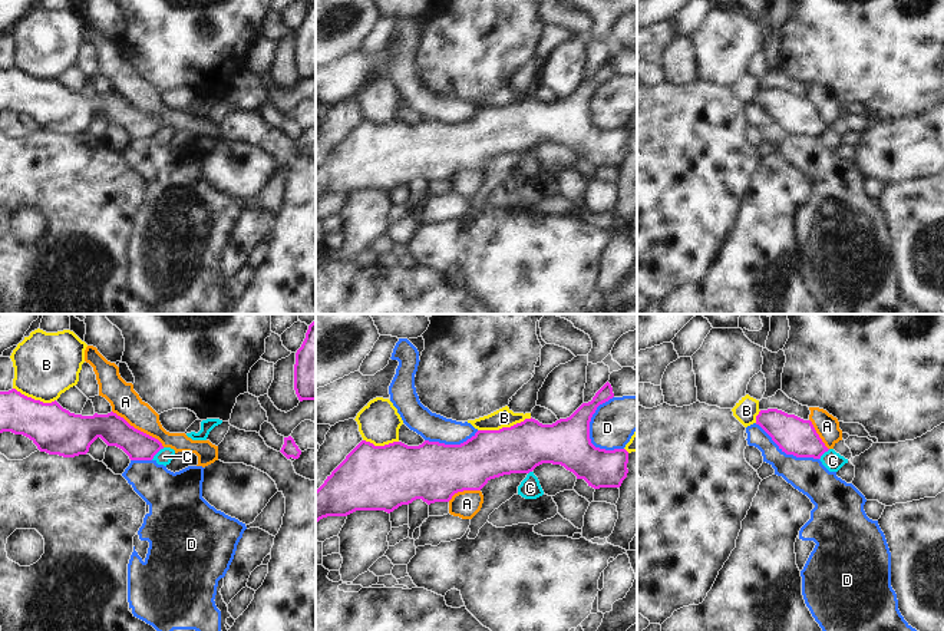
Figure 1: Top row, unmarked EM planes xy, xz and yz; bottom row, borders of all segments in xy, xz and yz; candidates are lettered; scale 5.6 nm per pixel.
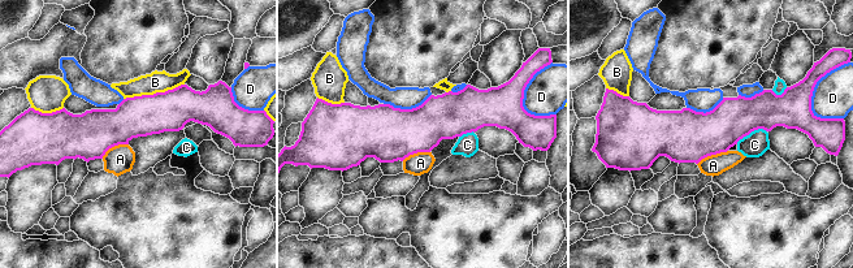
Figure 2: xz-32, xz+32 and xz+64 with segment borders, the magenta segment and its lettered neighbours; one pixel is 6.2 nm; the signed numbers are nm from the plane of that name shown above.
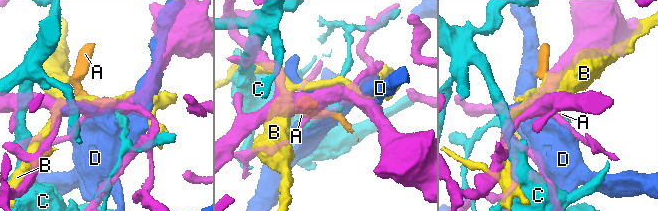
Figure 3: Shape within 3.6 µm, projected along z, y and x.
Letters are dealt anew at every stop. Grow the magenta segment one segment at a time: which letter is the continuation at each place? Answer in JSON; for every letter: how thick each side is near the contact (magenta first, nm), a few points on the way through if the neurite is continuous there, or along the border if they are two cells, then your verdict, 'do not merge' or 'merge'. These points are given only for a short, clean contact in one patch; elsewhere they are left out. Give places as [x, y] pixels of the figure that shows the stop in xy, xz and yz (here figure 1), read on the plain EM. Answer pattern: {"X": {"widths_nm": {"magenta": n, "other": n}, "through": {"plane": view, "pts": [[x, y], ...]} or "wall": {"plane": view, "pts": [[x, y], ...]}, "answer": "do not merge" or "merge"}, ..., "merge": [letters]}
{"A": {"widths_nm": {"magenta": 170, "other": 170}, "answer": "merge"}, "B": {"widths_nm": {"magenta": 280, "other": 110}, "answer": "do not merge"}, "C": {"widths_nm": {"magenta": 160, "other": 90}, "answer": "do not merge"}, "D": {"widths_nm": {"magenta": 260, "other": 240}, "answer": "do not merge"}, "merge": ["A"]}

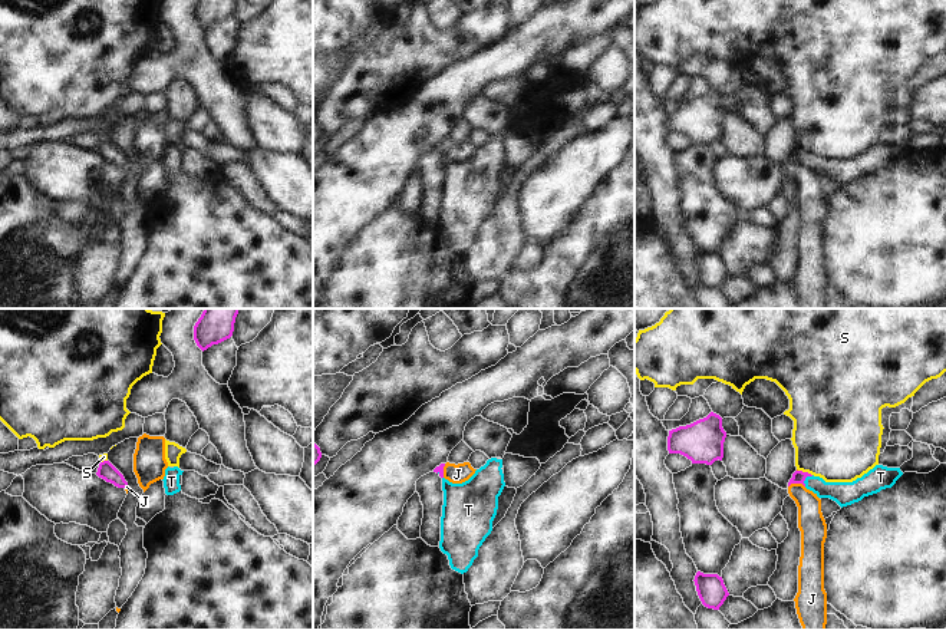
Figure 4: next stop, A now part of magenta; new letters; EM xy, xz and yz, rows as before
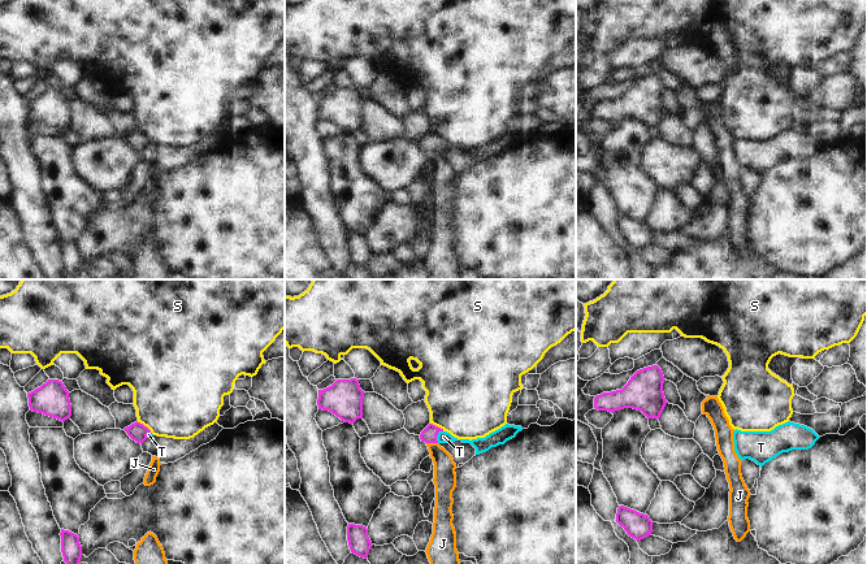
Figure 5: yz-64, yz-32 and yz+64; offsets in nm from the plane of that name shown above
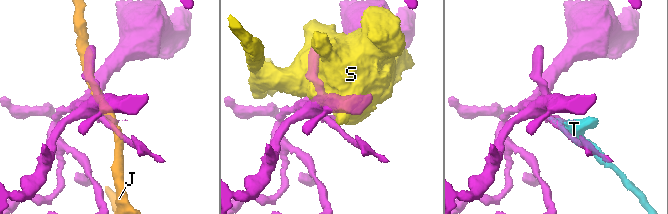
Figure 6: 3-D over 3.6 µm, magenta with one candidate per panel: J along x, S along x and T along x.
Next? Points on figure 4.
{"J": {"widths_nm": {"magenta": 80, "other": 150}, "answer": "do not merge"}, "S": {"widths_nm": {"magenta": 80, "other": 460}, "answer": "do not merge"}, "T": {"widths_nm": {"magenta": 80, "other": 130}, "through": {"plane": "yz", "pts": [[798, 155], [806, 155], [823, 168], [844, 172]]}, "answer": "merge"}, "merge": ["T"]}

